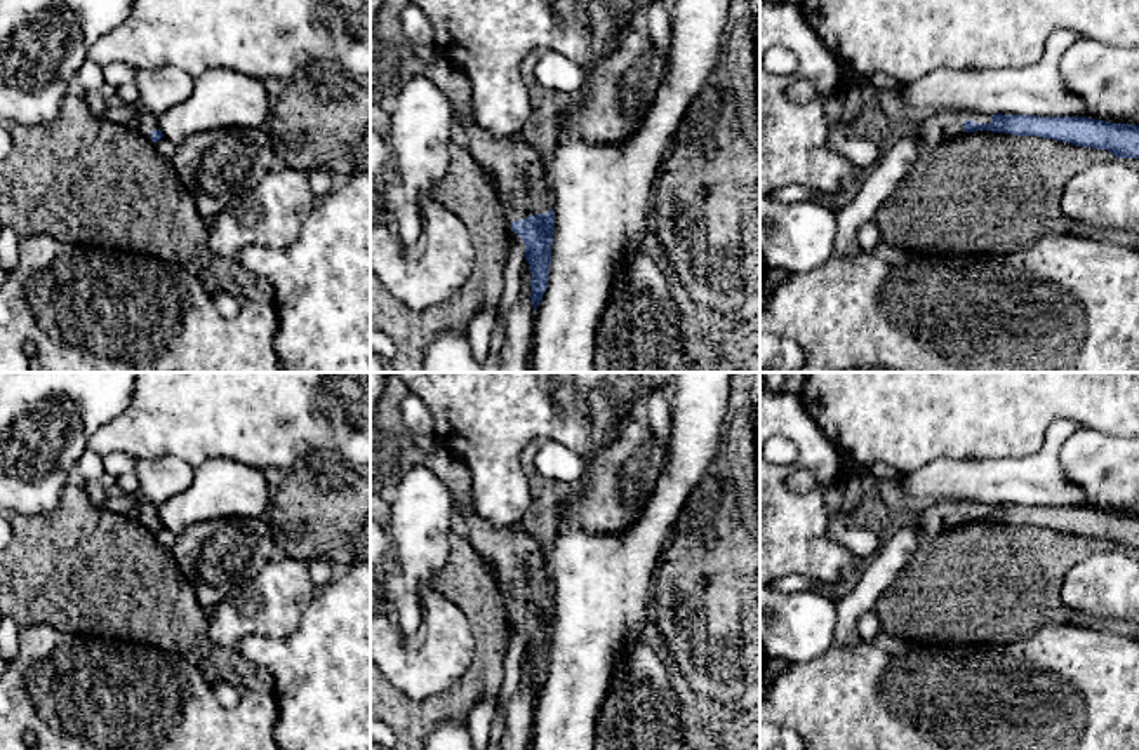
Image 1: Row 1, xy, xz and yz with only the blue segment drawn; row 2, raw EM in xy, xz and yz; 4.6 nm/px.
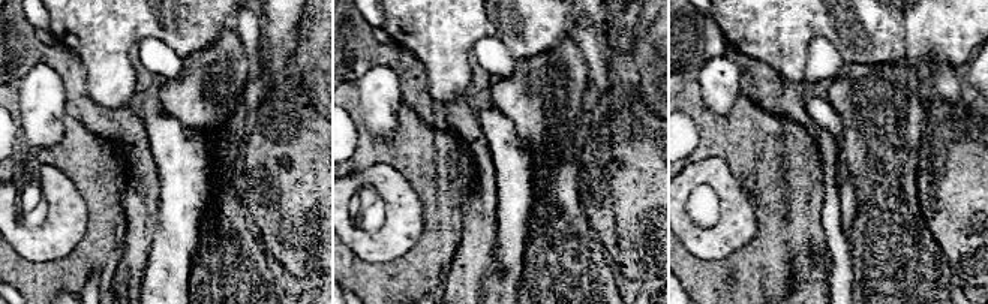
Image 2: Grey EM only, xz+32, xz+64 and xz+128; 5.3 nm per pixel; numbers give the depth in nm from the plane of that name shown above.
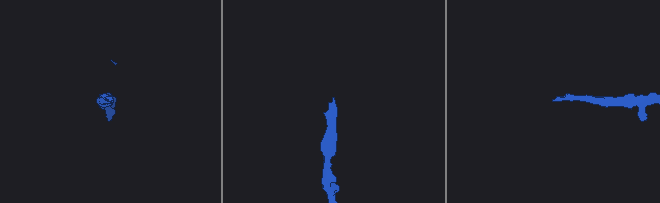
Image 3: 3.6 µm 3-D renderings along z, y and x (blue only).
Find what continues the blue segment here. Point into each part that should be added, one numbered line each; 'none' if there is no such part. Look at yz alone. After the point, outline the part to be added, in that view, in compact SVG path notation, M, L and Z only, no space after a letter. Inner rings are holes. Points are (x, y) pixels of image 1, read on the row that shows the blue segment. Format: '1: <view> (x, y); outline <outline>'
1: yz (934, 127); outline M951 110L923 113L916 127L920 148L930 150L943 143L944 139L962 136L965 120L972 120L976 124L989 124L991 115L956 113Z

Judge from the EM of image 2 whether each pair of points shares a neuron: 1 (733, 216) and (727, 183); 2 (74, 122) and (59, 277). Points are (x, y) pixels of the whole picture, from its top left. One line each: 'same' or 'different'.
1: same
2: same

